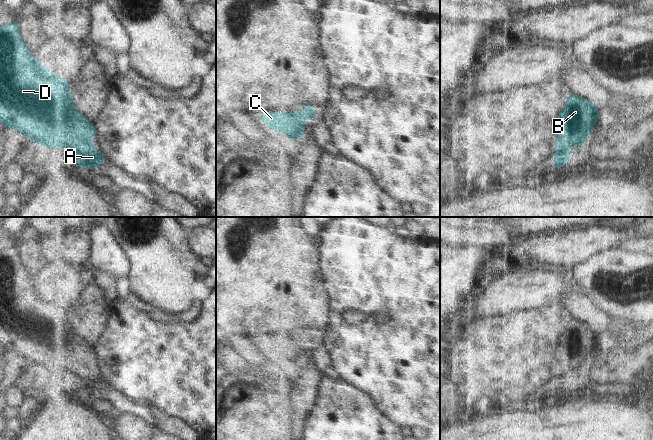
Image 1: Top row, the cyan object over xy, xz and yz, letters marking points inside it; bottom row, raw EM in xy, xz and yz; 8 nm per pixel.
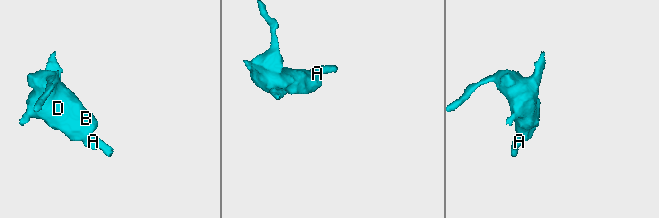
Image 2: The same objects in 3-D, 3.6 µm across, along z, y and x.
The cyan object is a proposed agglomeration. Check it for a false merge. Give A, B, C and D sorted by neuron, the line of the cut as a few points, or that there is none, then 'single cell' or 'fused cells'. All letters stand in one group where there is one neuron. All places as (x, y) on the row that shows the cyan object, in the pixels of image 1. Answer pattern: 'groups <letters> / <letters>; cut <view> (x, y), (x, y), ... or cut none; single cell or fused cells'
groups A B C D; cut none; single cell

